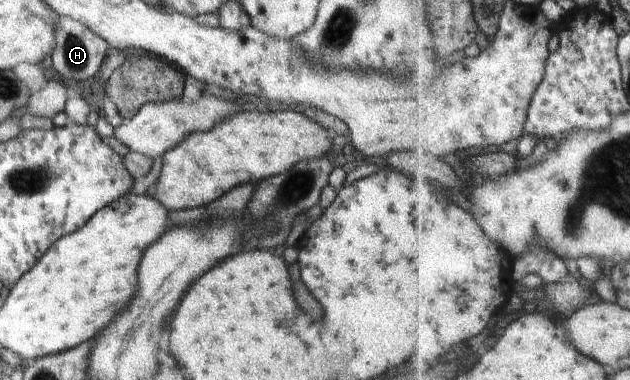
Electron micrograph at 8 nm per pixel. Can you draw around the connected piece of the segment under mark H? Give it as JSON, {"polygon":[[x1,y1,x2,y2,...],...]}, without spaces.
{"polygon":[[59,16,59,24,55,28,55,41,55,49,49,56,53,67,65,78,64,82,68,78,68,80,76,80,78,85,81,85,83,80,92,78,100,70,100,65,106,57,106,50,109,48,108,42,103,38,96,36,87,26,70,17]]}

